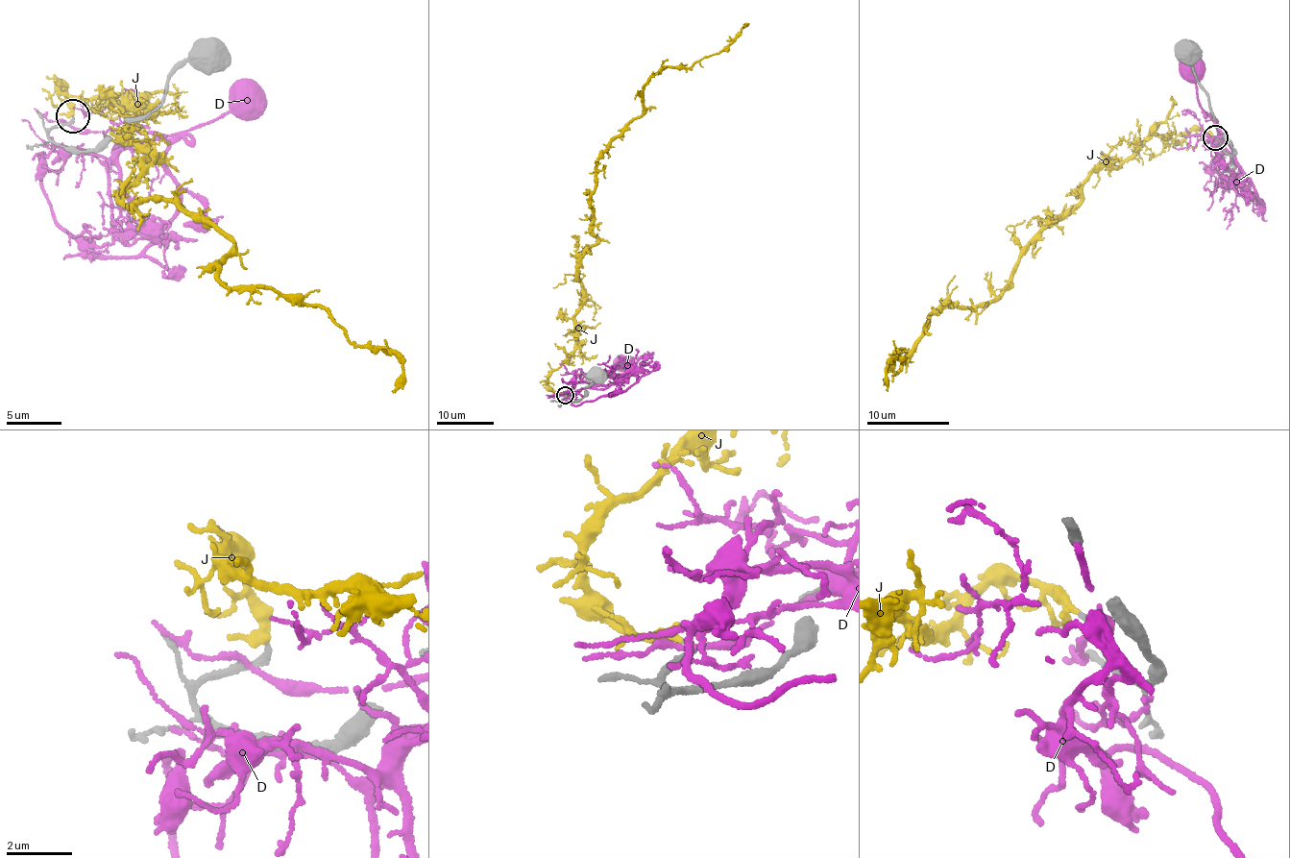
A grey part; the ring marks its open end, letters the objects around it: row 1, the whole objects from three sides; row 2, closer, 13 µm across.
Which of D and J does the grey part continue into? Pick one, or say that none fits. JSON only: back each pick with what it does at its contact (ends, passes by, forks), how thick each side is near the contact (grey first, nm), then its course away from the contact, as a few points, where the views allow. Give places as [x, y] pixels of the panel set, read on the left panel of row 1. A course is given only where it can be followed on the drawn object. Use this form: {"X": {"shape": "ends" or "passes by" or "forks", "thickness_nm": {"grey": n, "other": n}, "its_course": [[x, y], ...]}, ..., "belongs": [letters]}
{"J": {"shape": "passes by", "thickness_nm": {"grey": 200, "other": 240}, "its_course": [[73, 115], [58, 87], [148, 114], [120, 200], [217, 228], [222, 283], [397, 355], [391, 392]]}, "belongs": ["J"]}

